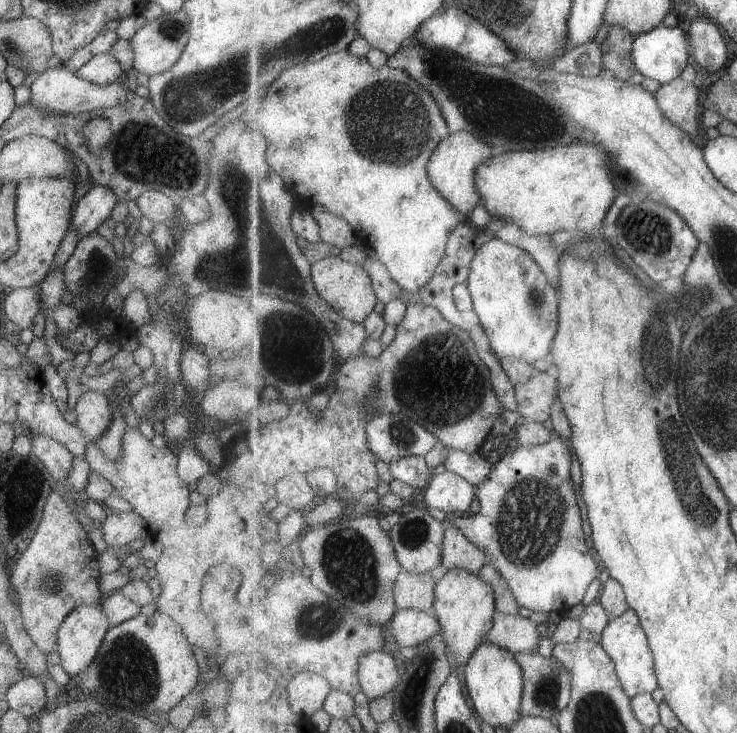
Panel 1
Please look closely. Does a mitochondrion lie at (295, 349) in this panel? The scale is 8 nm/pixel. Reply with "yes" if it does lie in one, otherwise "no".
yes

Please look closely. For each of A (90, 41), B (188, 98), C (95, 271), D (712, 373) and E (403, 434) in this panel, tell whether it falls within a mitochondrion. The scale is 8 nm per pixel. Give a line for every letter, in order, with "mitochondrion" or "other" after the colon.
A: other
B: mitochondrion
C: mitochondrion
D: mitochondrion
E: mitochondrion

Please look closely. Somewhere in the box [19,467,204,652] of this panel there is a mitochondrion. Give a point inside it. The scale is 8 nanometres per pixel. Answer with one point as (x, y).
(49, 577)

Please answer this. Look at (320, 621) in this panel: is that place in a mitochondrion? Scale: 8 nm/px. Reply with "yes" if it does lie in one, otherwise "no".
yes

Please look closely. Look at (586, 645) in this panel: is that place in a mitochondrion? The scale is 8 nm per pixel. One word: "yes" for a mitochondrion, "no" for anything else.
no

